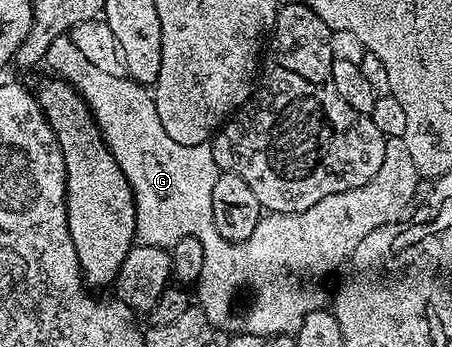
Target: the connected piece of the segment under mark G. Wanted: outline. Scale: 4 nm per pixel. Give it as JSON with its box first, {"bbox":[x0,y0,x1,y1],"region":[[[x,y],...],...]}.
{"bbox":[42,35,421,329],"region":[[[56,35],[53,42],[49,42],[49,50],[45,50],[42,63],[52,68],[52,73],[58,74],[66,83],[70,84],[82,96],[87,107],[91,109],[95,123],[99,126],[99,133],[107,143],[107,148],[113,154],[121,174],[131,187],[135,199],[135,240],[140,244],[157,246],[170,250],[181,238],[197,238],[201,242],[203,251],[203,265],[199,275],[197,291],[199,291],[198,307],[202,308],[205,318],[209,318],[212,329],[231,328],[235,324],[235,299],[239,292],[248,288],[255,295],[257,303],[263,307],[263,312],[275,316],[283,324],[298,326],[309,313],[316,311],[319,304],[319,287],[323,279],[334,268],[342,269],[350,260],[353,250],[361,238],[373,234],[386,224],[394,224],[399,215],[411,204],[415,191],[419,188],[421,177],[417,166],[413,162],[413,154],[405,146],[402,136],[392,136],[385,146],[385,160],[377,174],[361,186],[350,188],[344,192],[329,194],[321,198],[309,210],[300,212],[267,212],[260,215],[253,234],[241,241],[227,240],[219,232],[218,225],[213,218],[213,182],[217,182],[220,167],[215,162],[215,150],[210,143],[182,144],[173,142],[169,134],[165,134],[165,126],[161,126],[161,118],[157,118],[157,106],[154,95],[147,92],[142,83],[132,80],[124,74],[115,76],[112,72],[102,72],[81,54],[76,41],[70,35]]]}

